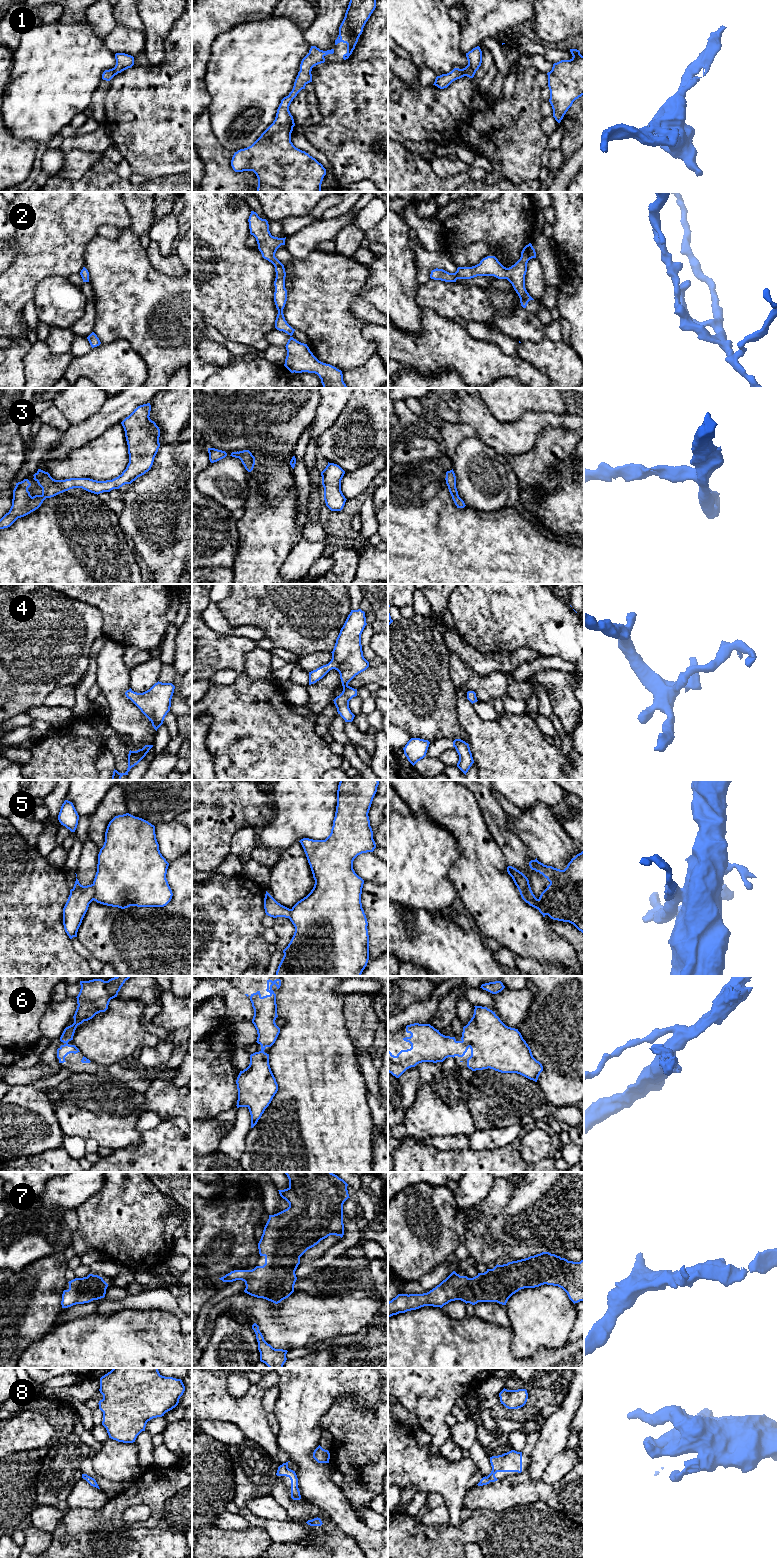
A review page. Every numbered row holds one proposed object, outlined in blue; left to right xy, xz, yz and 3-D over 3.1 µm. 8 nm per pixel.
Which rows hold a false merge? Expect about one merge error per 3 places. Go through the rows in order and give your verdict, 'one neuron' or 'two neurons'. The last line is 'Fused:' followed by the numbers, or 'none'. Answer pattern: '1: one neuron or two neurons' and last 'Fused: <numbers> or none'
1: one neuron
2: one neuron
3: one neuron
4: one neuron
5: two neurons
6: one neuron
7: one neuron
8: one neuron
Fused: 5

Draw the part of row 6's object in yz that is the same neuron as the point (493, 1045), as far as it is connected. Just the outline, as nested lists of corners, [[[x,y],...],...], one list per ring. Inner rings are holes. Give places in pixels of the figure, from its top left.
[[[474,1006],[474,1014],[466,1026],[463,1027],[462,1037],[457,1041],[455,1037],[445,1036],[430,1024],[414,1023],[406,1026],[410,1037],[403,1038],[411,1044],[411,1048],[401,1050],[394,1056],[388,1050],[388,1072],[399,1078],[407,1069],[422,1062],[443,1062],[448,1057],[463,1057],[471,1049],[471,1056],[467,1059],[467,1067],[472,1071],[493,1069],[501,1073],[517,1073],[537,1082],[543,1071],[542,1064],[537,1061],[530,1047],[523,1039],[518,1029],[506,1026],[500,1018],[487,1007]]]

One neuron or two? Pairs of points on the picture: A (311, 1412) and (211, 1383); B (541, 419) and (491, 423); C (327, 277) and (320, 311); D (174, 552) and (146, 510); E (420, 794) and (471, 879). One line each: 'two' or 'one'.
A: two
B: one
C: one
D: one
E: one

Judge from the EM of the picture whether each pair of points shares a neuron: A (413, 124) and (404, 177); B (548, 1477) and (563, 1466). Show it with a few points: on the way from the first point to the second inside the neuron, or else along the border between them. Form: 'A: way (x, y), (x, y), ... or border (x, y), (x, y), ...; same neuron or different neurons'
A: border (398, 141), (401, 144); different neurons
B: way (552, 1474), (559, 1467); same neuron

